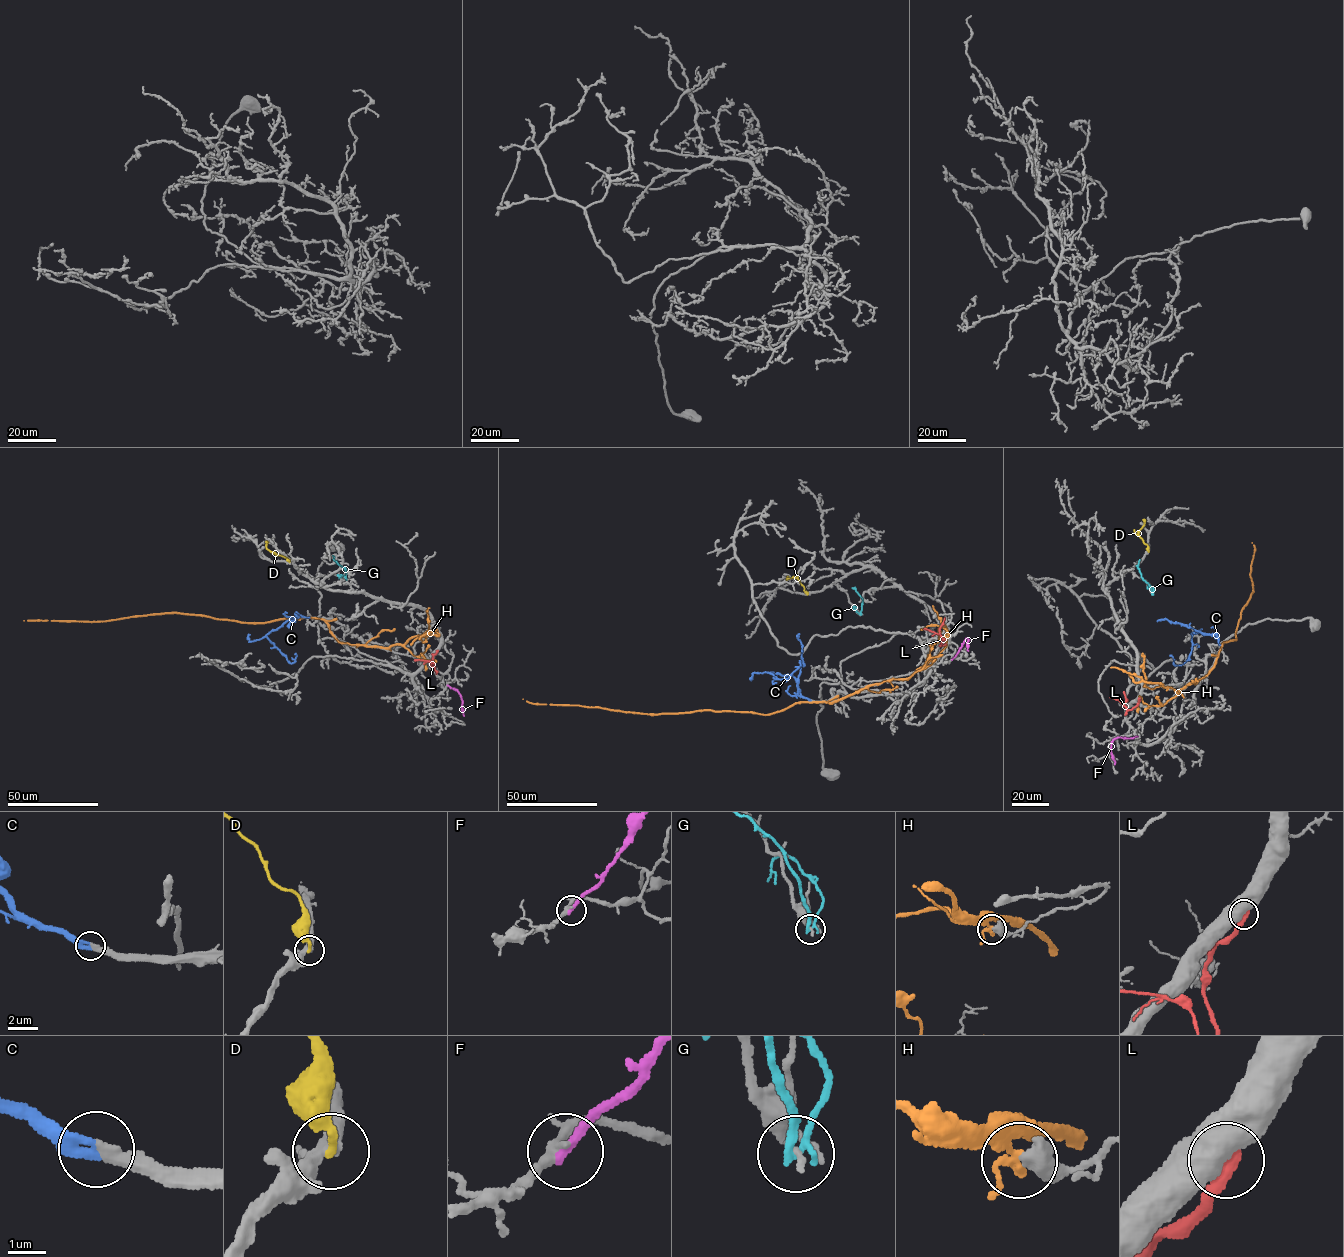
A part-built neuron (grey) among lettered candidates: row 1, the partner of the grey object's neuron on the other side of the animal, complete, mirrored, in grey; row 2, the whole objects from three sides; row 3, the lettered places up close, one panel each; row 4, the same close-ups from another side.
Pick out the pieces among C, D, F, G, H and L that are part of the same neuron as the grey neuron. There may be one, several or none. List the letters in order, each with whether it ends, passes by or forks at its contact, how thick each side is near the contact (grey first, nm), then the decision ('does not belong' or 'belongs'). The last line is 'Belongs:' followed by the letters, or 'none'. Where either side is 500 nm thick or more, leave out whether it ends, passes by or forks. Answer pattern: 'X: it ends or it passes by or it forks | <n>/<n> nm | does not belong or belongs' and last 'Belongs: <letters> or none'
C: it ends | 320/360 nm | belongs
D: it ends | 300/240 nm | does not belong
F: it ends | 240/280 nm | does not belong
G: it passes by | 160/200 nm | does not belong
H: 600/190 nm | does not belong
L: 800/460 nm | does not belong
Belongs: C

